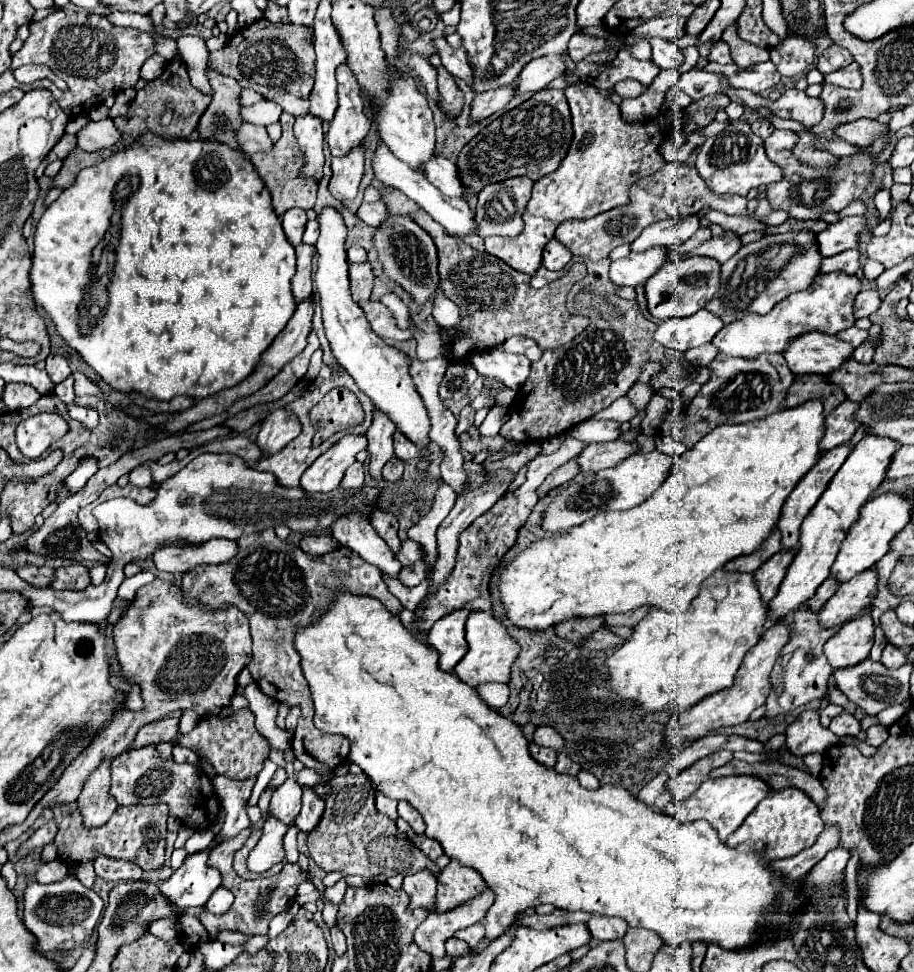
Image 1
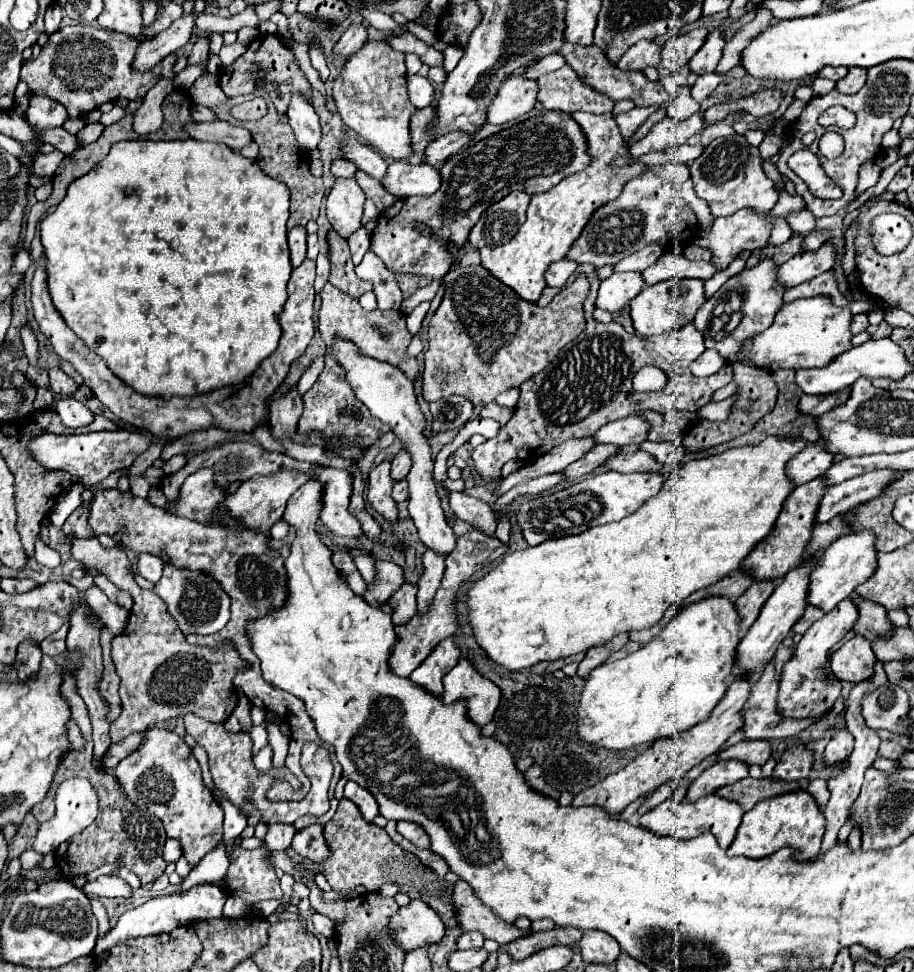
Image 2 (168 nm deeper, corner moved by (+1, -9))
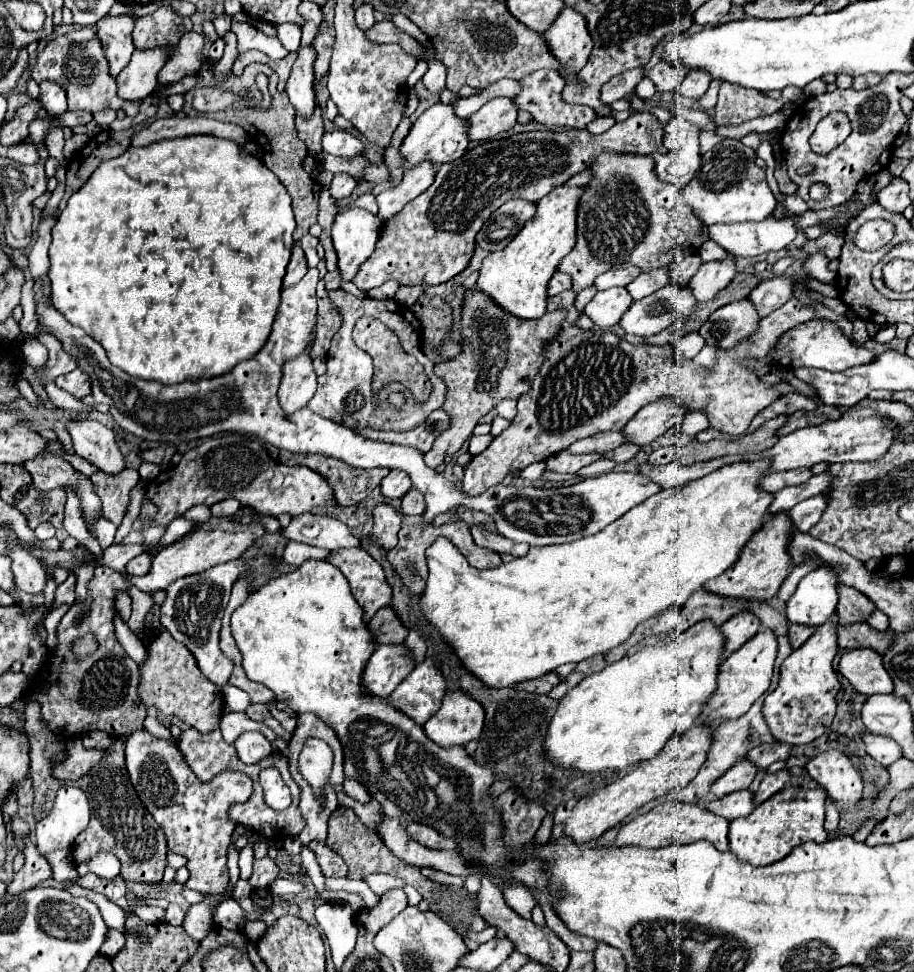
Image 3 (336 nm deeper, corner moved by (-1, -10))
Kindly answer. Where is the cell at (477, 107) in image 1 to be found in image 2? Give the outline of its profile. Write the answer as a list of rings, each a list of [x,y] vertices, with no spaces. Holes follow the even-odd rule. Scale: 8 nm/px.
[[[449,133],[445,137],[435,139],[427,149],[425,149],[425,159],[429,165],[437,165],[439,161],[445,161],[447,157],[455,155],[459,149],[463,149],[475,133]]]

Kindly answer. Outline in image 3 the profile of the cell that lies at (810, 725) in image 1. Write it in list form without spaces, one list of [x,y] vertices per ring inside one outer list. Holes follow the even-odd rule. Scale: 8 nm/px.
[[[781,770],[781,772],[775,772],[775,774],[765,774],[765,778],[761,780],[759,790],[753,794],[755,802],[757,802],[757,804],[765,802],[765,800],[771,798],[773,794],[777,794],[781,788],[785,788],[787,782],[791,782],[789,770]]]

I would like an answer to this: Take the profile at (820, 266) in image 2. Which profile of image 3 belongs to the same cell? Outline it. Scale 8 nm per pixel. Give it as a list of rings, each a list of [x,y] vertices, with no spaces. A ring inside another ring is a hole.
[[[779,276],[759,282],[749,294],[749,300],[755,306],[759,318],[763,318],[773,310],[777,310],[779,306],[783,306],[791,298],[791,294],[793,294],[793,280]]]

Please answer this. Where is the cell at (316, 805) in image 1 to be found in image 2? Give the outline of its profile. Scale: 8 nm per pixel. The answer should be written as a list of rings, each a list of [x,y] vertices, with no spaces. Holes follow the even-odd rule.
[[[317,823],[297,831],[291,845],[301,857],[311,859],[313,863],[323,861],[329,855],[329,849],[327,849],[327,843],[325,843],[325,837],[323,837],[323,827],[317,825]]]

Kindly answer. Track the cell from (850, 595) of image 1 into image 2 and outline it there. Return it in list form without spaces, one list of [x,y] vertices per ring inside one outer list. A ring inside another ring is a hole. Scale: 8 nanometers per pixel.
[[[847,597],[845,601],[841,601],[841,605],[837,605],[837,609],[833,609],[833,613],[825,613],[811,629],[807,629],[803,639],[797,643],[793,657],[783,667],[783,677],[781,677],[779,697],[777,697],[777,709],[781,709],[783,715],[821,717],[827,711],[831,711],[835,699],[839,697],[841,685],[825,665],[827,655],[829,655],[829,649],[853,629],[857,617],[859,617],[857,605],[853,603],[851,597]]]

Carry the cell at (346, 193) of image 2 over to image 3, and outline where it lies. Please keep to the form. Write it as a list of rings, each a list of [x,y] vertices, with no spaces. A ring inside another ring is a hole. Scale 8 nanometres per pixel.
[[[351,208],[349,212],[337,214],[331,236],[339,258],[337,266],[345,282],[351,282],[355,278],[359,266],[375,250],[379,230],[381,230],[381,220],[369,214],[367,210]]]

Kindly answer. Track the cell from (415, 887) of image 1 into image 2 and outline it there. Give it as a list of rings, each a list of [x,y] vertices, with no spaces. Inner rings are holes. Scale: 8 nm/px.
[[[413,899],[409,905],[401,907],[397,915],[391,917],[389,927],[393,941],[405,951],[437,943],[445,935],[441,917],[421,899]]]

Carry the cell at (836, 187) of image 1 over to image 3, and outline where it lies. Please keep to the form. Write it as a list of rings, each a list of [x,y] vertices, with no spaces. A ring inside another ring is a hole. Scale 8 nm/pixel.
[[[727,254],[721,262],[703,264],[689,280],[689,288],[697,302],[709,302],[719,290],[723,290],[735,276],[735,256]]]

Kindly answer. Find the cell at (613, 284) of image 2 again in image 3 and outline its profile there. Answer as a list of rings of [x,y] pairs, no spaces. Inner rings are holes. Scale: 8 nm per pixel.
[[[609,288],[597,292],[583,312],[591,318],[591,322],[597,328],[611,328],[621,320],[621,316],[627,312],[631,302],[633,298],[625,288]]]

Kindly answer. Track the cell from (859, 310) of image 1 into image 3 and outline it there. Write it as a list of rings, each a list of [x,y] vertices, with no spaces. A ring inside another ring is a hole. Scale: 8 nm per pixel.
[[[857,318],[855,324],[853,324],[853,342],[865,344],[867,340],[869,340],[869,334],[867,334],[867,330],[865,330],[865,320]]]

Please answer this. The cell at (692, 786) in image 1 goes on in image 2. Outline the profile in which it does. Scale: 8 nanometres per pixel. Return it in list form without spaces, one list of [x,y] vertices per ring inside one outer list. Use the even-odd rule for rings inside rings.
[[[719,761],[705,769],[687,789],[687,801],[697,801],[699,797],[705,797],[713,793],[715,789],[723,785],[731,785],[743,777],[747,777],[747,765],[741,761]]]

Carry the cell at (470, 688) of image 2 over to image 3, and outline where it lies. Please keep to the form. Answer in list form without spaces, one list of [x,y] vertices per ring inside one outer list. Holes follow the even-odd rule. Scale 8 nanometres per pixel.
[[[457,690],[443,698],[439,712],[425,722],[423,730],[429,740],[443,748],[465,746],[467,742],[479,738],[483,720],[485,714],[481,704]]]

